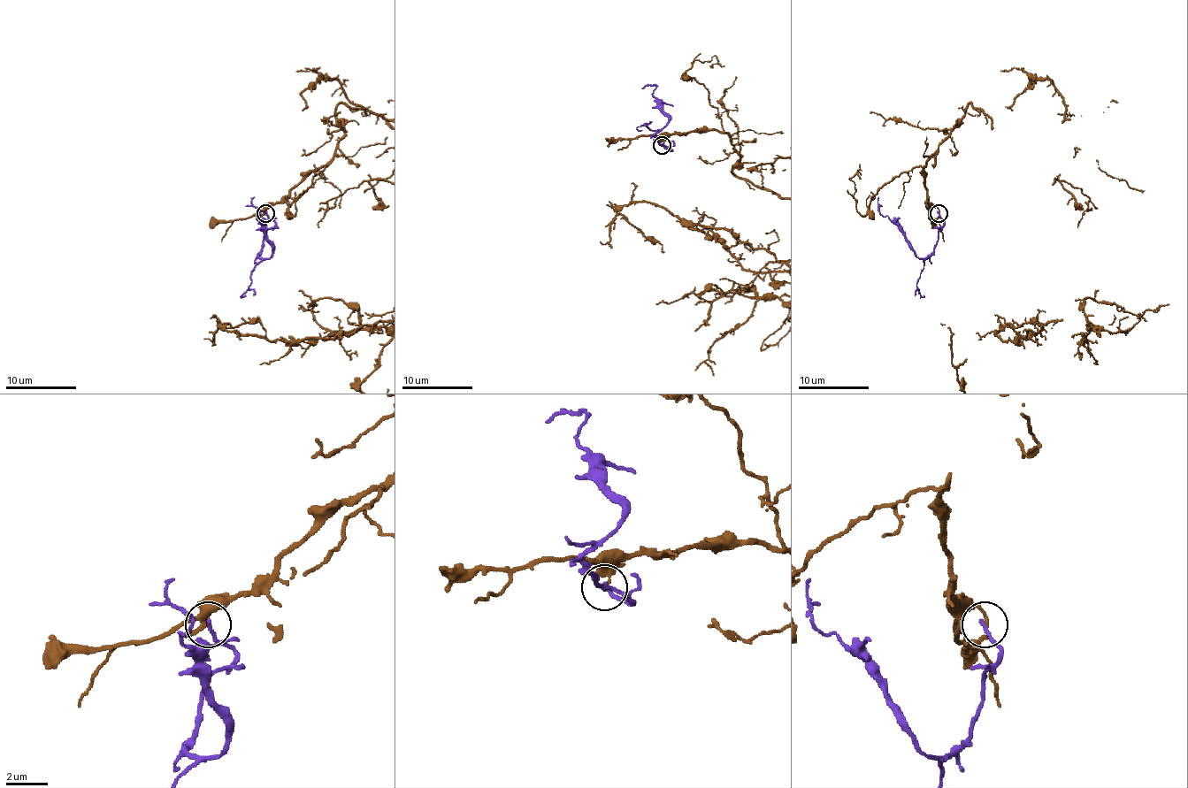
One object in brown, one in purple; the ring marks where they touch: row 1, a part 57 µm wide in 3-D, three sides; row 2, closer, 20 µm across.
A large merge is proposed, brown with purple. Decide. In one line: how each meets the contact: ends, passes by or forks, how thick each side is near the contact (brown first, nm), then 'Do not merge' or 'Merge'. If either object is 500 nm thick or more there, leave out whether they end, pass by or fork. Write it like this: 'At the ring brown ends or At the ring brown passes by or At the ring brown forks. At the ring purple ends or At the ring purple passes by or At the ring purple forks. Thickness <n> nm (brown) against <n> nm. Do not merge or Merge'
At the ring brown ends. At the ring purple ends. Thickness 130 nm (brown) against 180 nm. Do not merge

